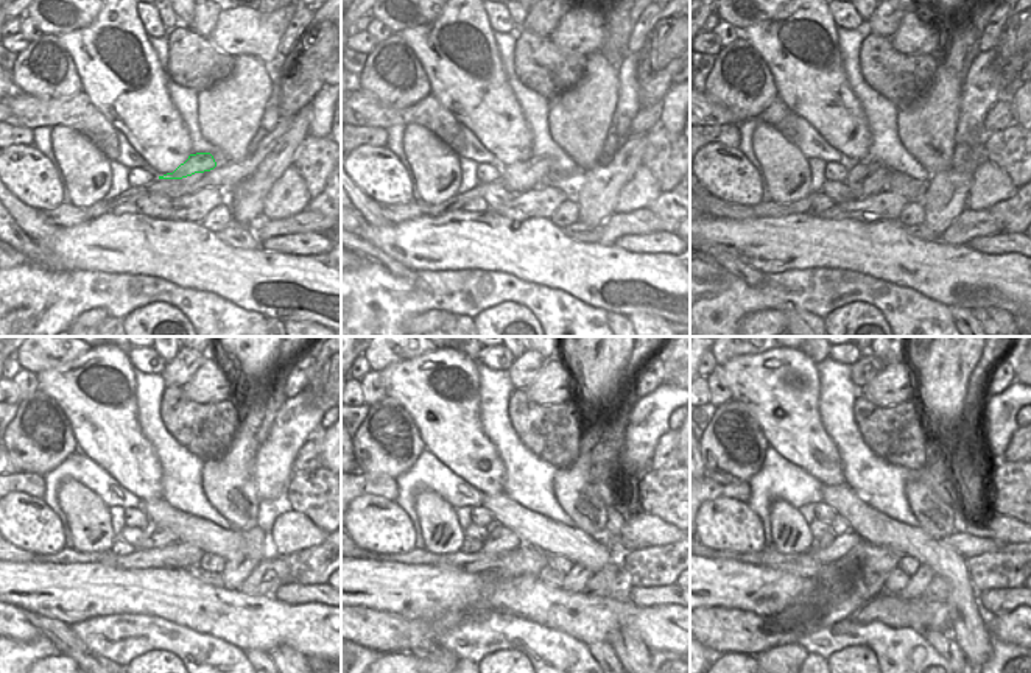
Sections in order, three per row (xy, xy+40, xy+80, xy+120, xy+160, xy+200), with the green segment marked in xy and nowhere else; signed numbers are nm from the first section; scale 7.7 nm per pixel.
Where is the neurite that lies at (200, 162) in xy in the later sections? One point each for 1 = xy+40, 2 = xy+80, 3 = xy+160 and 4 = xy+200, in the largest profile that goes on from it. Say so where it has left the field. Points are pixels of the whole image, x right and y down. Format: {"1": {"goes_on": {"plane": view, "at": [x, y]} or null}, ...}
{"1": {"goes_on": {"plane": "xy+40", "at": [525, 175]}}, "2": {"goes_on": {"plane": "xy+80", "at": [866, 178]}}, "3": {"goes_on": {"plane": "xy+160", "at": [502, 539]}}, "4": {"goes_on": {"plane": "xy+200", "at": [844, 542]}}}

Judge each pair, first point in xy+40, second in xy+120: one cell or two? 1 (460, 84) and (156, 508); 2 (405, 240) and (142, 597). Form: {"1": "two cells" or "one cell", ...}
{"1": "two cells", "2": "one cell"}

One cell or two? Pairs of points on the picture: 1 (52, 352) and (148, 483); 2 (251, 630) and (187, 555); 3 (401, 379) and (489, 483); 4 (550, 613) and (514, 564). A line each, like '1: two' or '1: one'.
1: two
2: two
3: one
4: two

